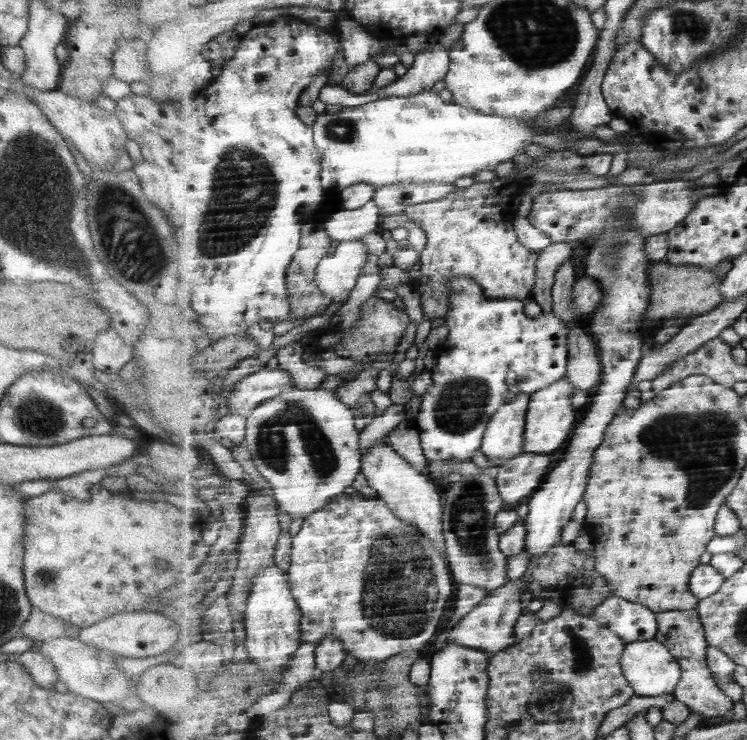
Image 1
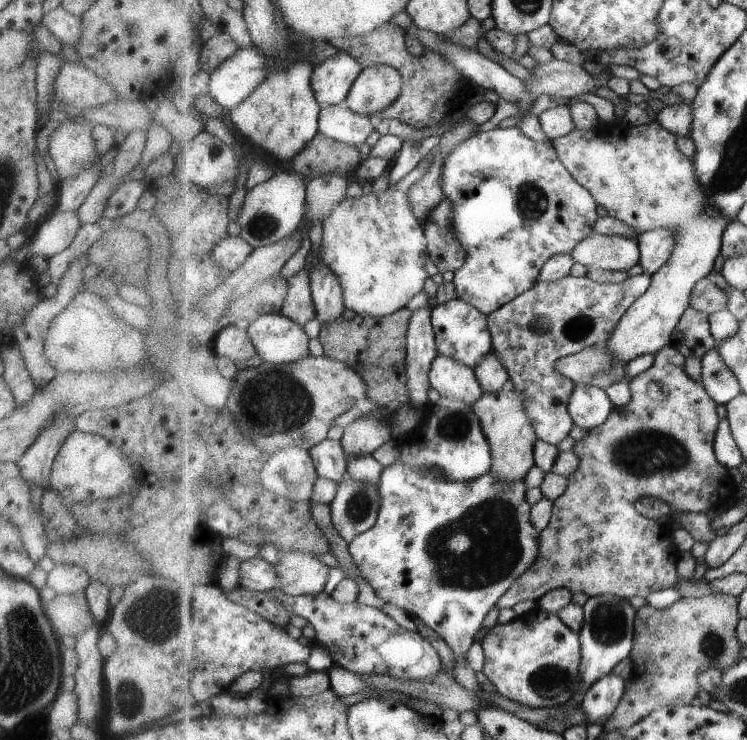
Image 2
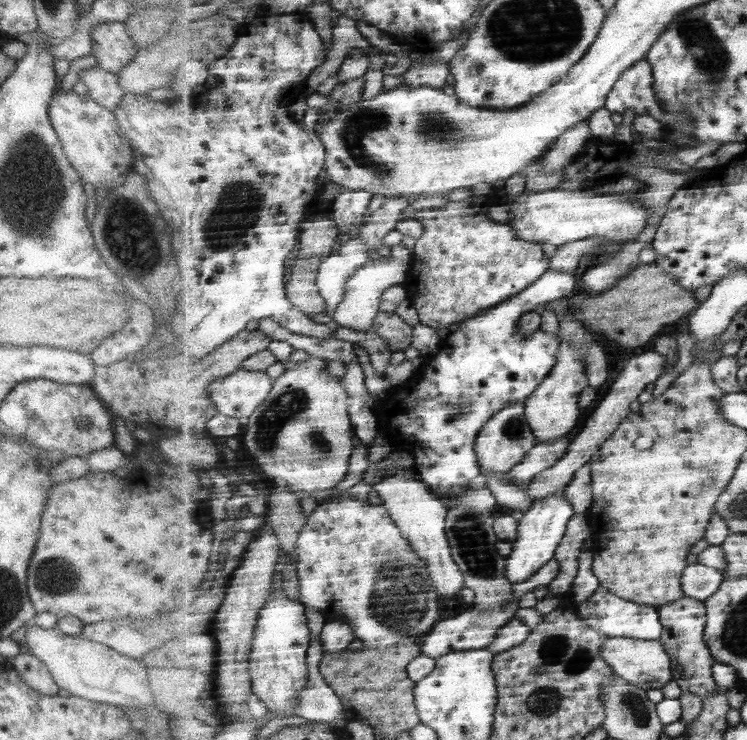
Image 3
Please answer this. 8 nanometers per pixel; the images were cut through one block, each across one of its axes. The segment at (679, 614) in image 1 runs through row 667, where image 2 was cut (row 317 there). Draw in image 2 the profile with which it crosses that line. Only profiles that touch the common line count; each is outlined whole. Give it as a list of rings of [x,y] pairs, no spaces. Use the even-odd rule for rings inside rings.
[[[689,305],[681,322],[677,324],[670,344],[684,353],[687,359],[702,359],[718,345],[710,327],[710,315]]]

